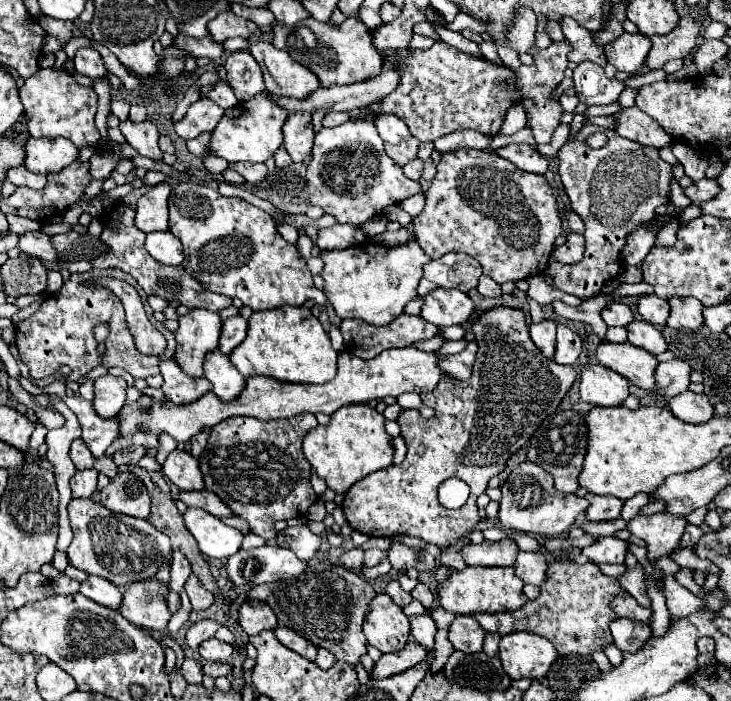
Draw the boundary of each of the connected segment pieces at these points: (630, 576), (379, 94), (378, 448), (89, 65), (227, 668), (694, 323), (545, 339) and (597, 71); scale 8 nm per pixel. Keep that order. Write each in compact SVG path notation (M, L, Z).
M638 562L636 566L632 568L626 568L626 572L618 578L620 586L630 594L634 596L642 606L648 606L650 608L650 598L646 594L646 584L644 584L644 566Z
M382 70L382 74L374 76L372 80L364 80L364 82L354 82L354 84L348 84L348 86L334 86L334 88L318 88L314 90L312 94L308 94L306 98L302 100L296 100L296 98L288 98L288 96L272 96L270 94L270 100L274 100L274 104L278 104L280 108L288 110L288 112L316 112L316 110L322 110L322 112L340 112L340 110L346 110L346 112L352 112L356 108L362 108L362 106L370 106L370 108L376 108L378 102L388 96L398 84L398 72L394 70Z
M352 404L336 410L330 418L330 424L316 426L304 436L304 454L312 470L326 480L328 488L346 494L352 484L364 476L382 470L392 464L394 446L392 436L384 430L386 418L368 404Z
M78 48L76 50L76 58L74 58L74 66L76 66L76 70L80 74L90 76L92 80L106 76L106 78L110 78L110 82L112 82L114 88L118 88L118 90L122 88L122 82L116 76L112 76L112 74L106 72L104 62L102 62L102 56L98 54L96 48Z
M208 662L208 664L204 664L204 674L208 674L208 676L212 676L212 678L218 678L218 676L226 676L226 674L230 674L232 672L232 664L226 664L226 662Z
M672 296L668 300L670 304L670 316L668 316L668 322L666 326L670 328L688 328L688 330L696 330L704 324L702 320L702 304L698 304L698 300L694 298L678 298L678 296Z
M542 320L542 322L531 323L529 333L538 350L546 356L552 358L556 352L556 322L554 320Z
M580 62L574 68L574 88L582 102L588 106L594 104L612 104L618 100L620 92L626 88L620 80L610 80L604 74L604 68L594 62Z

